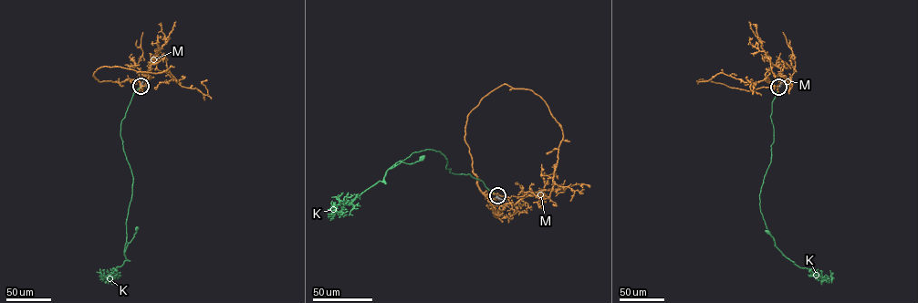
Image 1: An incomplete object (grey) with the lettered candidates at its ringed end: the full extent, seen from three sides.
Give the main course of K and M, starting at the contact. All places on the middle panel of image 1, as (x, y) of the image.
K: (496, 195), (469, 174), (449, 172), (443, 154), (427, 149), (400, 161), (384, 182), (339, 203), (333, 214)
M: (496, 195), (478, 185), (464, 136), (467, 115), (503, 84), (532, 90), (560, 126), (553, 182), (589, 187)

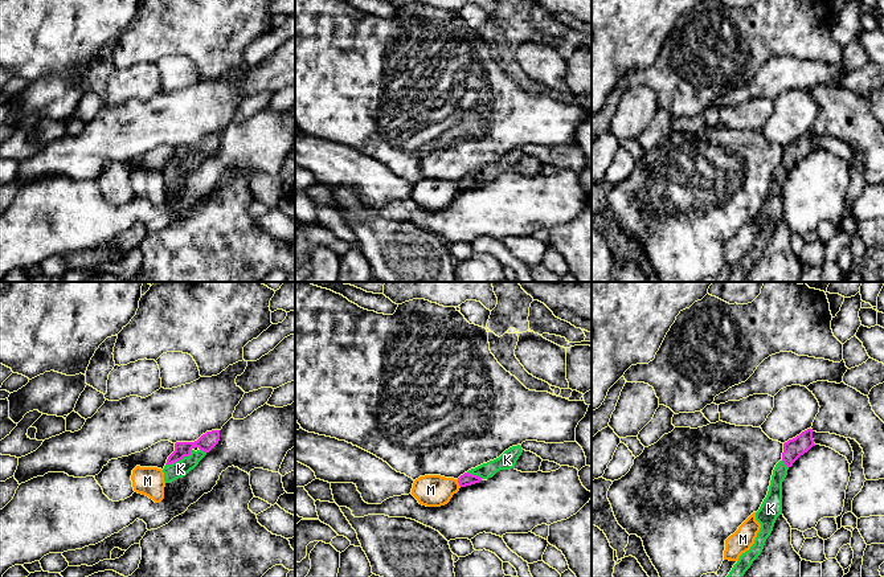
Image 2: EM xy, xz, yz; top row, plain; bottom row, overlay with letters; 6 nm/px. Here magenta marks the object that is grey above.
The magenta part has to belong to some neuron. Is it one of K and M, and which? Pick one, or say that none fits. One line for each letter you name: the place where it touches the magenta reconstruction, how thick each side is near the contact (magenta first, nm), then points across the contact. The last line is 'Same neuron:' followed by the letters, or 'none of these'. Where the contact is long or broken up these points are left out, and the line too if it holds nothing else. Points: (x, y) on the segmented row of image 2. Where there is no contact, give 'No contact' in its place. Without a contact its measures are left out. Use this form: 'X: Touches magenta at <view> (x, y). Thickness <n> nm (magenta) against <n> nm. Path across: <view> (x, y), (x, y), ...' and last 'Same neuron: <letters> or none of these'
K: Touches magenta at xy (179, 459). Thickness 100 nm (magenta) against 100 nm. Path across: xy (209, 440), (193, 443), (179, 459), (180, 469)
Same neuron: K

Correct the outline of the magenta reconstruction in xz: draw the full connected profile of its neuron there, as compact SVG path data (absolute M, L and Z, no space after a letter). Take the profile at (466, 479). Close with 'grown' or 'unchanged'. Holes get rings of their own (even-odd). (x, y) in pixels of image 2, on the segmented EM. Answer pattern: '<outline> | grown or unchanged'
M520 445L509 447L499 458L471 468L461 475L458 478L459 486L471 486L479 483L482 479L492 478L500 470L515 468L516 461L521 455L521 453L523 449Z | grown

